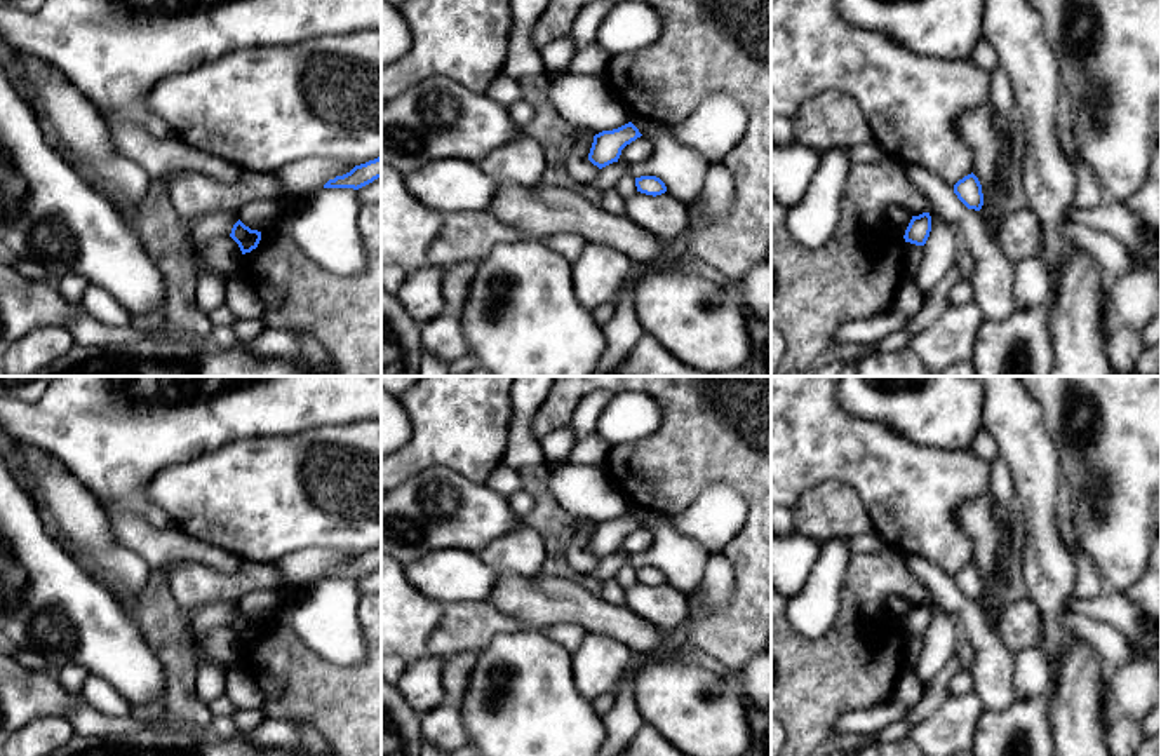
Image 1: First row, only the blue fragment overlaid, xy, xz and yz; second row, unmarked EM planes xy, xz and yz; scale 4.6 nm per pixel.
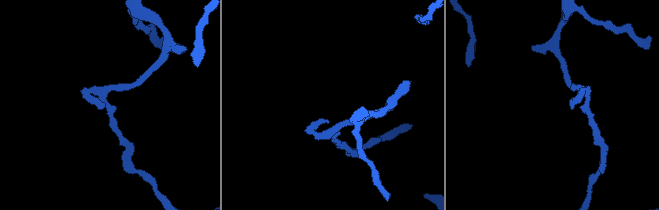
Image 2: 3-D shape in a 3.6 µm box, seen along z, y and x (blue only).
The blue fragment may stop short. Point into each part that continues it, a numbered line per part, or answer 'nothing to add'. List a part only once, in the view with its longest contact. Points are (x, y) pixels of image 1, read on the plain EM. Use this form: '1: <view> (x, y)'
nothing to add

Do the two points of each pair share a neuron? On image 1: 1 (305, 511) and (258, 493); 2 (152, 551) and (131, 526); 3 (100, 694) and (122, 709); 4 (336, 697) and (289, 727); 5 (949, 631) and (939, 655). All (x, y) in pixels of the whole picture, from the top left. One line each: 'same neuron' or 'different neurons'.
1: same neuron
2: same neuron
3: same neuron
4: different neurons
5: same neuron

